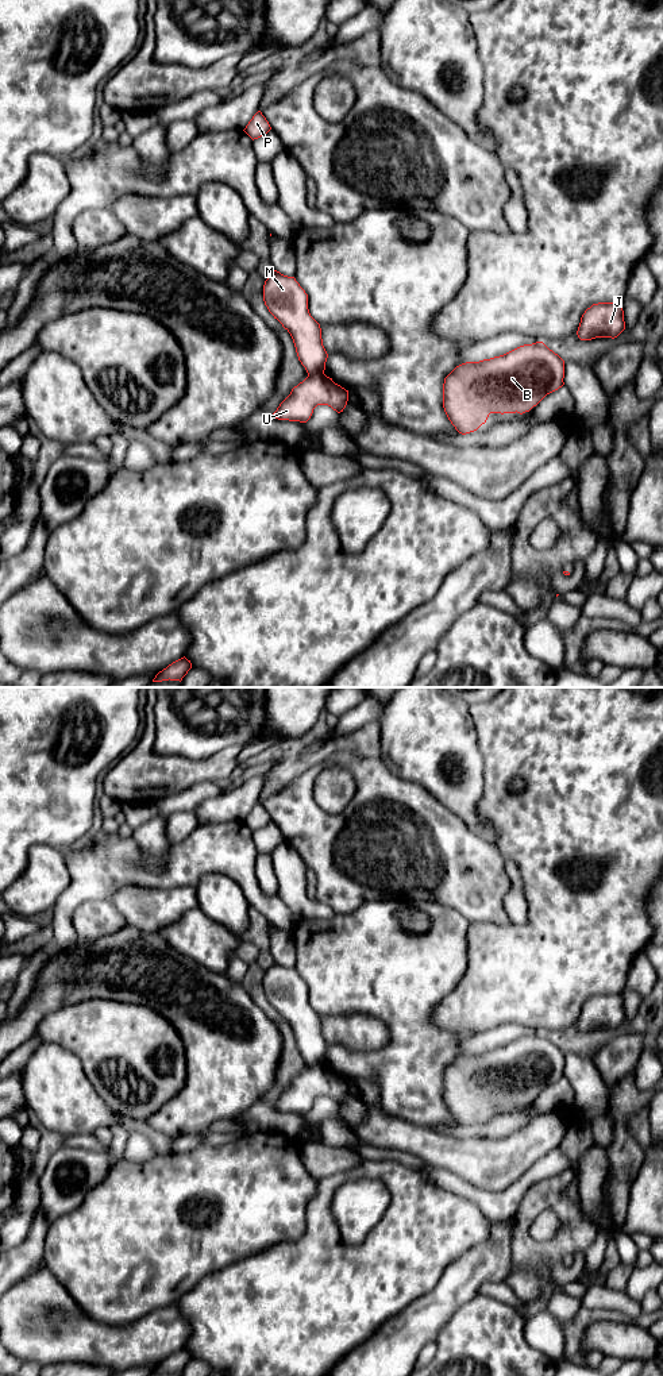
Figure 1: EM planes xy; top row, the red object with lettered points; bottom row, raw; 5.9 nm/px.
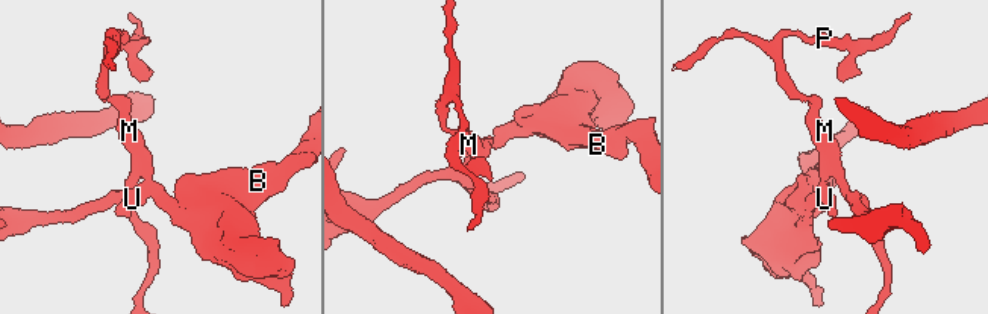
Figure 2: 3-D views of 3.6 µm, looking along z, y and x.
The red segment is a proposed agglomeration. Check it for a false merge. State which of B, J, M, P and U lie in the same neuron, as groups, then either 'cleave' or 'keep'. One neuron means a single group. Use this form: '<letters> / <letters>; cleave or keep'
B J U / M P; cleave

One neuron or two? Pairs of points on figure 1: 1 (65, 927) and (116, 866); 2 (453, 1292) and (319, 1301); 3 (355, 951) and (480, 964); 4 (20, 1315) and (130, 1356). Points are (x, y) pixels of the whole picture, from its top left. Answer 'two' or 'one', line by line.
1: one
2: two
3: two
4: one

